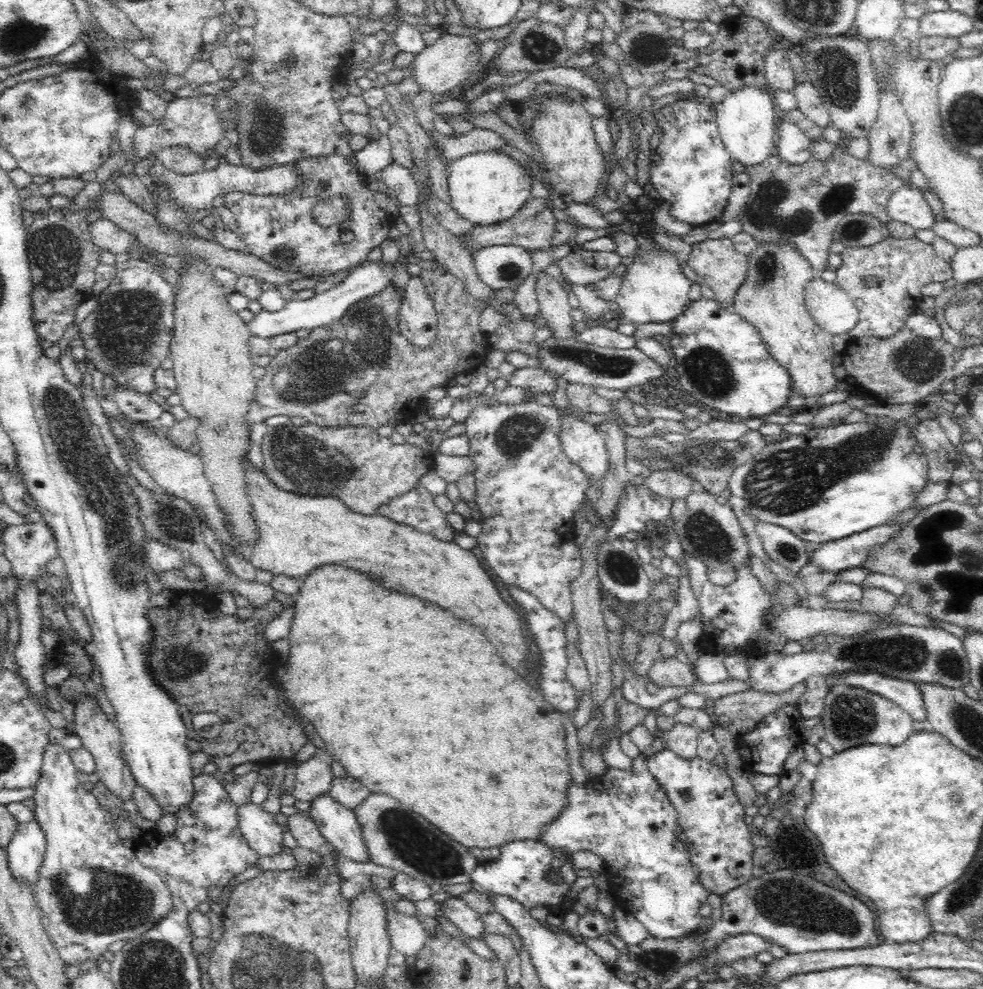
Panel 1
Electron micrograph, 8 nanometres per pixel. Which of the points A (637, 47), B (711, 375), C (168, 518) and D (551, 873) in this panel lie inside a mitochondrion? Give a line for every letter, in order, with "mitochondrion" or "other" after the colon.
A: mitochondrion
B: mitochondrion
C: mitochondrion
D: other

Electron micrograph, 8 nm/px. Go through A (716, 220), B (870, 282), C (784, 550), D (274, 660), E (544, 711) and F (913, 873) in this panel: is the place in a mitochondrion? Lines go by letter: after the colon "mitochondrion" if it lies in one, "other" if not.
A: other
B: mitochondrion
C: mitochondrion
D: other
E: other
F: other

